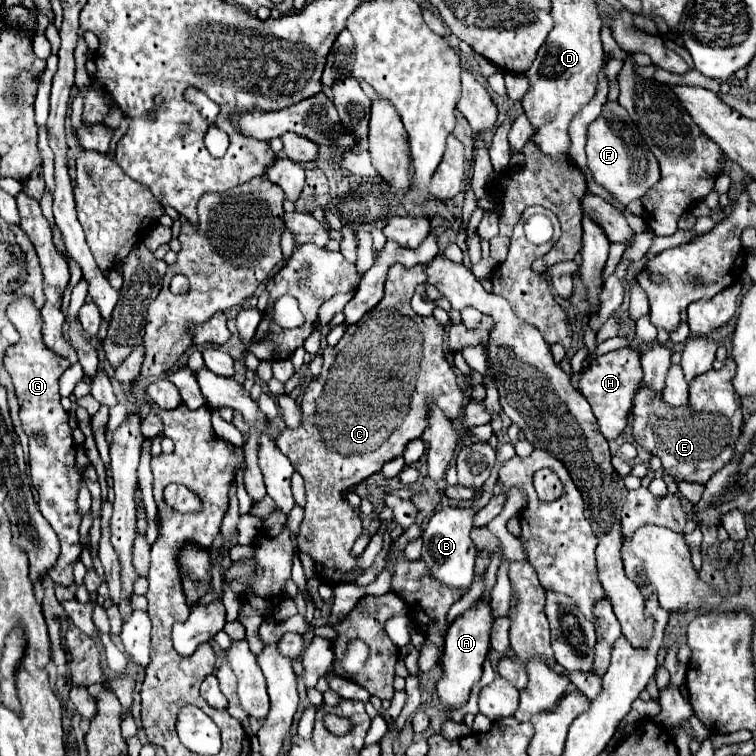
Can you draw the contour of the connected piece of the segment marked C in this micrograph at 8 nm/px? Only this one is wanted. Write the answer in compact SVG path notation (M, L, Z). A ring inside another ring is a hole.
M392 266L386 280L386 294L380 304L364 314L360 322L352 324L334 348L326 348L322 352L322 372L312 378L302 398L302 426L294 430L286 428L274 440L276 448L282 450L282 454L292 462L294 470L304 478L306 504L300 524L298 548L300 552L308 552L314 558L316 572L326 584L340 582L340 578L356 566L356 558L350 556L350 550L356 538L362 534L362 520L344 500L344 492L366 480L374 472L380 472L386 462L404 452L404 446L410 440L418 438L424 432L428 398L438 402L438 406L450 416L450 420L454 420L462 412L464 394L442 350L444 328L434 316L418 316L410 306L410 298L416 286L426 283L424 266ZM322 432L328 432L328 442L324 440Z

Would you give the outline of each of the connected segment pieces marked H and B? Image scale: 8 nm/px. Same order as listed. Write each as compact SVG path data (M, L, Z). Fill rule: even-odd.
M620 348L614 352L606 352L592 360L592 364L582 372L580 388L584 398L590 402L594 416L598 418L600 430L606 440L618 438L628 424L628 414L632 408L634 392L638 390L638 384L642 382L642 364L640 364L640 352L632 348Z
M440 508L428 522L424 530L424 546L422 546L422 558L432 570L432 574L444 582L450 588L464 588L468 590L474 576L474 558L476 558L476 546L470 538L470 532L474 528L474 514L478 510L474 508Z

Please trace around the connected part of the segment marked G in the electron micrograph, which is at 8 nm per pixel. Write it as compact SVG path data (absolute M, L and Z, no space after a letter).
M18 296L8 306L6 314L20 334L20 340L6 350L4 366L12 376L16 398L20 402L22 428L30 442L30 452L28 452L30 478L34 488L38 490L38 498L40 498L38 508L54 528L62 546L62 554L58 558L58 564L50 570L50 578L60 586L70 586L74 584L72 568L82 554L80 532L78 532L82 514L76 510L76 498L78 498L82 476L76 468L76 444L72 440L70 414L62 408L60 394L58 394L58 380L64 374L64 370L70 366L70 362L66 358L60 358L44 344L40 310L34 306L32 298Z

